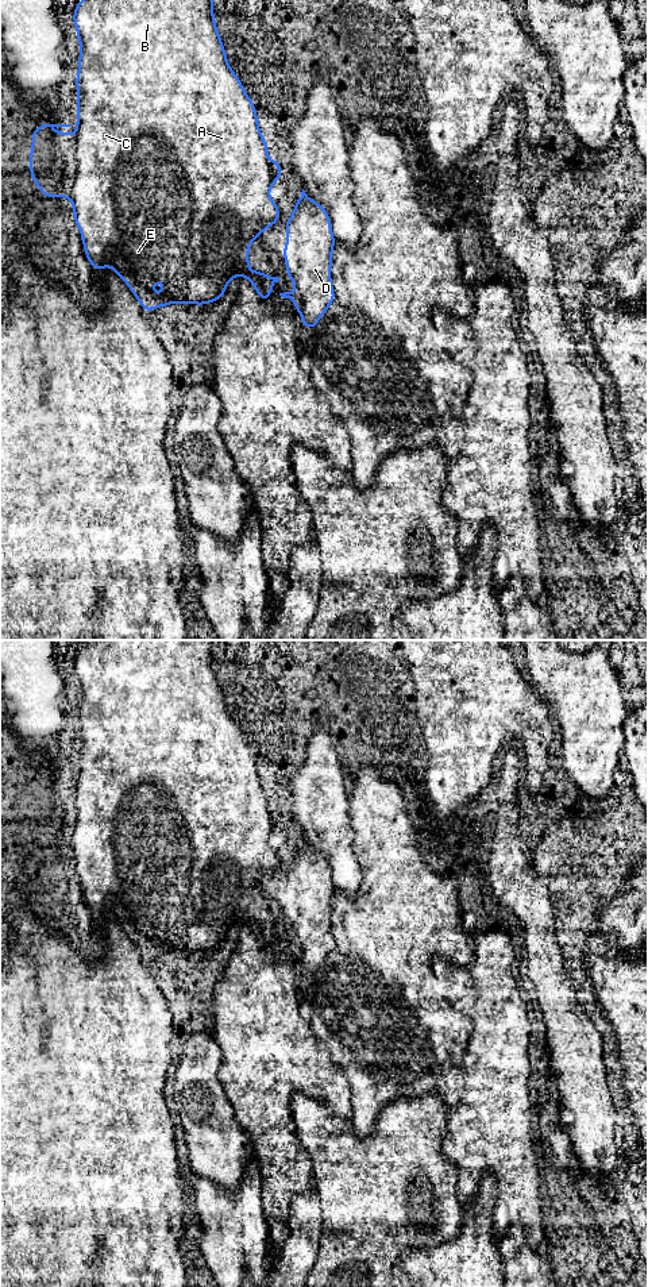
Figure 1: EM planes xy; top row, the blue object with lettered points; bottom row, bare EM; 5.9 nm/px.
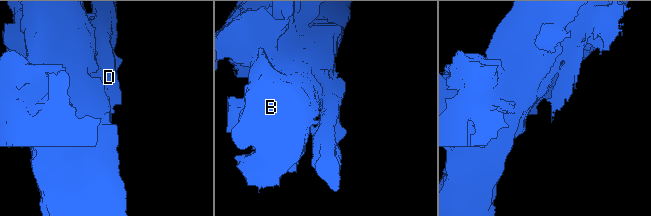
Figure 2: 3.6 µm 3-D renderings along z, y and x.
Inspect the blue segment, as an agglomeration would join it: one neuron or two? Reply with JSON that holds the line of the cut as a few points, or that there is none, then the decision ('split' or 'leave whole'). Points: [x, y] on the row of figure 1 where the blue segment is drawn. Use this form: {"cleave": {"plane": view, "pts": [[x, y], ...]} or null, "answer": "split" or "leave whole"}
{"cleave": {"plane": "xy", "pts": [[299, 289], [316, 297], [334, 295]]}, "answer": "split"}

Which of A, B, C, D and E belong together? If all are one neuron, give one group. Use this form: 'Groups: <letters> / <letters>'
Groups: A B C E / D

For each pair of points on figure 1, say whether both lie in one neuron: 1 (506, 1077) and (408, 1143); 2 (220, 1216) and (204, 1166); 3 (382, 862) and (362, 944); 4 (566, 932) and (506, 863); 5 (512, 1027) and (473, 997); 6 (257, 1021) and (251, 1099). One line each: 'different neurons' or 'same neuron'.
1: different neurons
2: different neurons
3: same neuron
4: same neuron
5: same neuron
6: same neuron

